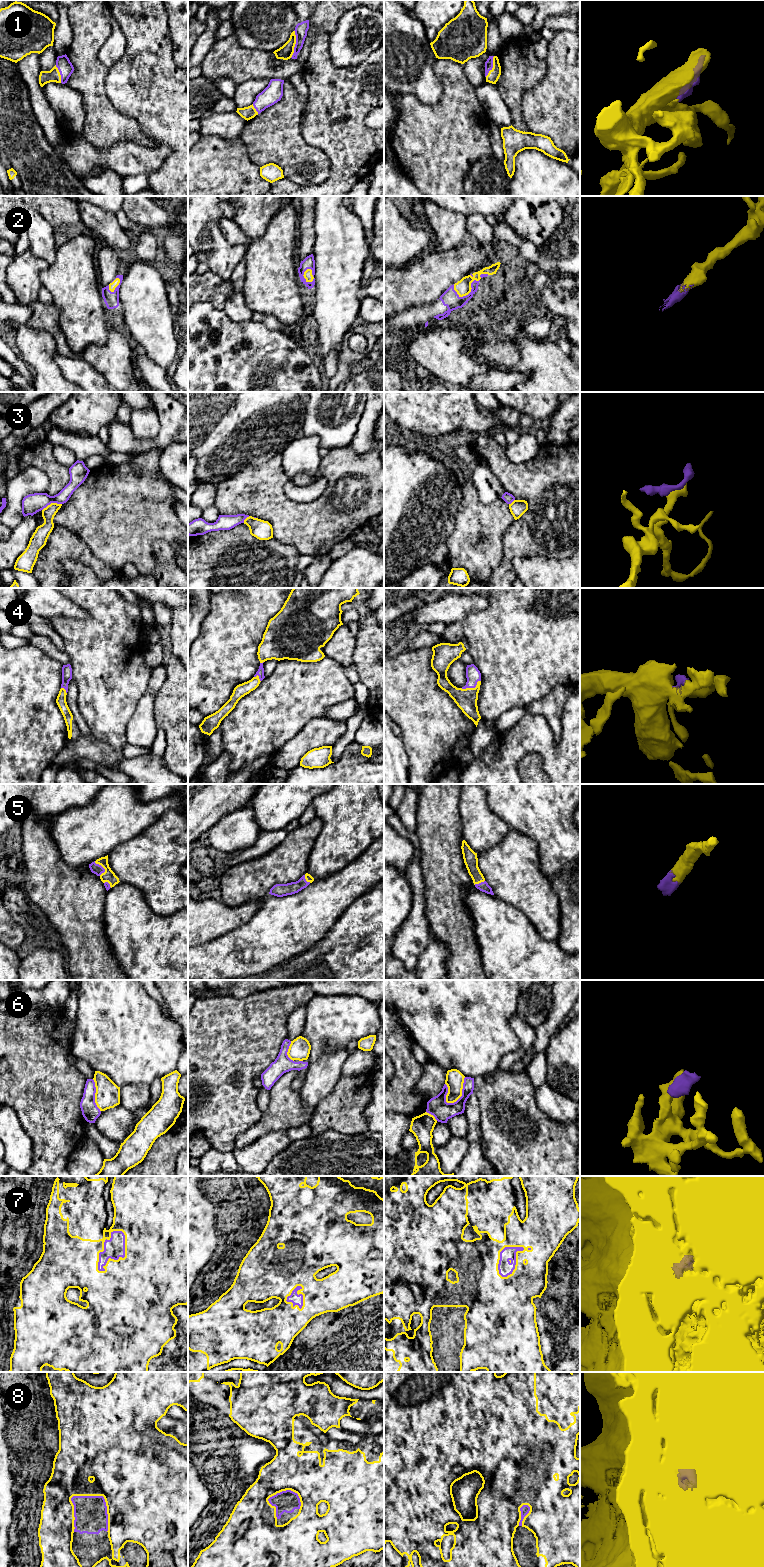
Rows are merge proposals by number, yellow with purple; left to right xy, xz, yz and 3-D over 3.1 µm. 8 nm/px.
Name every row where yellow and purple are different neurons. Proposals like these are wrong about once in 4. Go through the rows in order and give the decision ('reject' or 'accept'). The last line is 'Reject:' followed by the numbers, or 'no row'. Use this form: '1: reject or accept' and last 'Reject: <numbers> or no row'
1: accept
2: accept
3: reject
4: accept
5: accept
6: reject
7: accept
8: accept
Reject: 3, 6

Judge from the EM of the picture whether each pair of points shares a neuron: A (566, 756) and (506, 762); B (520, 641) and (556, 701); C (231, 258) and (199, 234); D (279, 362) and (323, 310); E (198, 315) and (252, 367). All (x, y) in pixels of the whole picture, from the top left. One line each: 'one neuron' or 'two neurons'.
A: one neuron
B: two neurons
C: one neuron
D: two neurons
E: one neuron

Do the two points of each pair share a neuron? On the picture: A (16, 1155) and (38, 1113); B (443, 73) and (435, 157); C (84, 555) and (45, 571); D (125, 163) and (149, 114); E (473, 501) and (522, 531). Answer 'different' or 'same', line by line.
A: different
B: same
C: same
D: different
E: different

